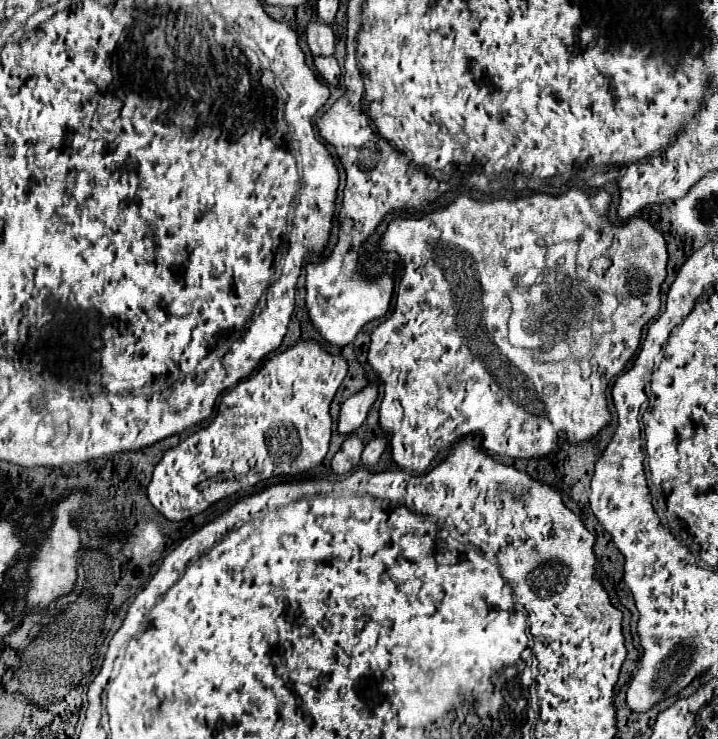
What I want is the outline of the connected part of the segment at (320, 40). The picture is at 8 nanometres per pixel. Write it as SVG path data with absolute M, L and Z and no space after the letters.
M309 22L305 32L307 32L307 44L313 54L331 56L335 52L335 36L333 36L333 30L329 24Z

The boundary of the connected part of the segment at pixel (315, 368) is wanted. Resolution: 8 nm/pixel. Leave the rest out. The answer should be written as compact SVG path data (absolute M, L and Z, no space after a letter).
M299 340L283 352L271 356L257 374L241 380L229 390L207 428L193 432L175 448L169 448L157 462L145 492L149 502L167 520L187 520L201 514L211 504L235 494L241 488L255 486L273 476L297 476L323 462L329 450L331 416L329 404L347 374L347 360L341 354L325 352L315 340Z

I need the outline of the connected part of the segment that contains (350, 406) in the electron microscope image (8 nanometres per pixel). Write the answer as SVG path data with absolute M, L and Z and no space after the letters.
M367 384L363 390L349 396L341 404L341 414L339 414L339 424L337 424L339 434L355 432L365 422L375 400L377 400L377 386L375 384Z

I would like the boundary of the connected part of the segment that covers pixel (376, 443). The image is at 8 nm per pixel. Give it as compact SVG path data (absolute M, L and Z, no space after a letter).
M375 436L373 440L369 440L367 446L365 446L365 450L363 450L361 462L363 462L365 466L373 466L373 464L379 460L379 456L383 454L385 446L387 446L387 438L385 438L385 436Z

